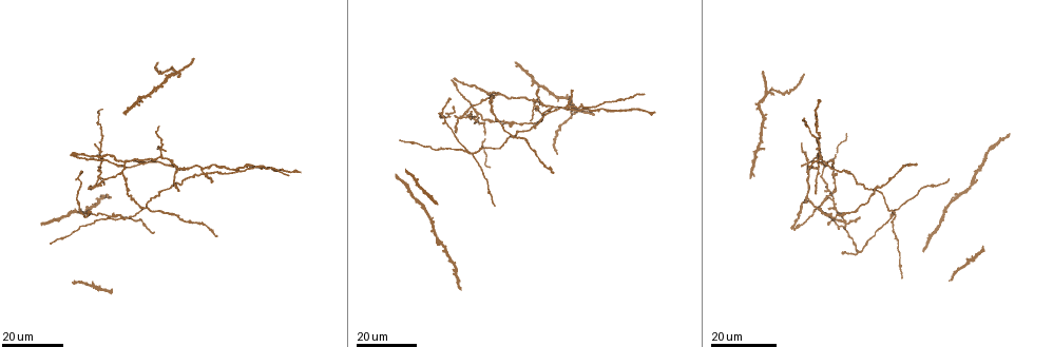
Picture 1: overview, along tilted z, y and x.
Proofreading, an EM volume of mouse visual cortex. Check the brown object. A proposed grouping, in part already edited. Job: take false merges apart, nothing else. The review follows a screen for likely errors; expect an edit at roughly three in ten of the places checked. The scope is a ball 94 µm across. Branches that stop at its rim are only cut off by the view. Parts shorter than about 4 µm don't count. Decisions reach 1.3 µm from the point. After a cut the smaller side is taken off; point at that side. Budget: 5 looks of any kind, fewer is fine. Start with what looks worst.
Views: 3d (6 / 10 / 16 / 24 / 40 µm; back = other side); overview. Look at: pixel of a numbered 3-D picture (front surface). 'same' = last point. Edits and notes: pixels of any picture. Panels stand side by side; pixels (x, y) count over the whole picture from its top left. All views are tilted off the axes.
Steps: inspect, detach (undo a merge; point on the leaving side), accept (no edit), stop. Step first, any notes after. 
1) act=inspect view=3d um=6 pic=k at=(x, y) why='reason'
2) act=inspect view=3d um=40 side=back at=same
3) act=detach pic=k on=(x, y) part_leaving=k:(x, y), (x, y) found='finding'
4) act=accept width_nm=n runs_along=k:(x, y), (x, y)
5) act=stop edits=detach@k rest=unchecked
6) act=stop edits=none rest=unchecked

act=inspect view=3d um=16 pic=1 at=(508, 121) why='looks like a crossing'

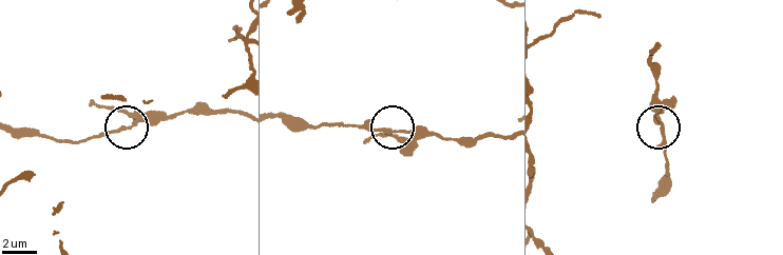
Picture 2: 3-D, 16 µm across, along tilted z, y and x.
act=inspect view=3d um=10 pic=2 at=(404, 133)

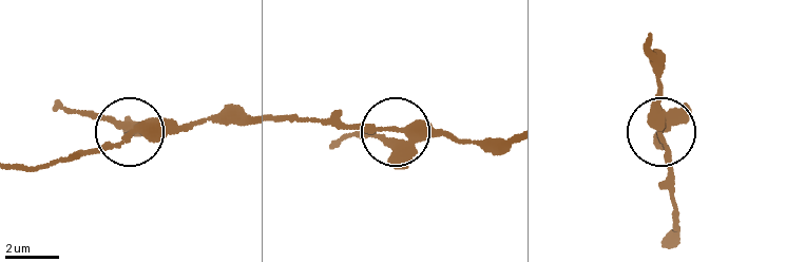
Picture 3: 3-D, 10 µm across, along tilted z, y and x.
act=inspect view=3d um=10 side=back pic=3 at=(660, 135)

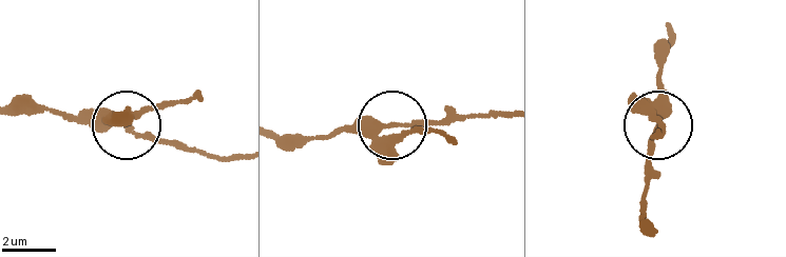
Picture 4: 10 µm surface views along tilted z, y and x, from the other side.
act=detach pic=4 on=(129, 114) arms=4 part_leaving=4:(361, 130), (384, 142), (416, 134), (446, 136), (456, 143) found='two neurons meet here'

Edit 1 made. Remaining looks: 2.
act=inspect view=3d um=24 pic=1 at=(809, 161) why='a fork'

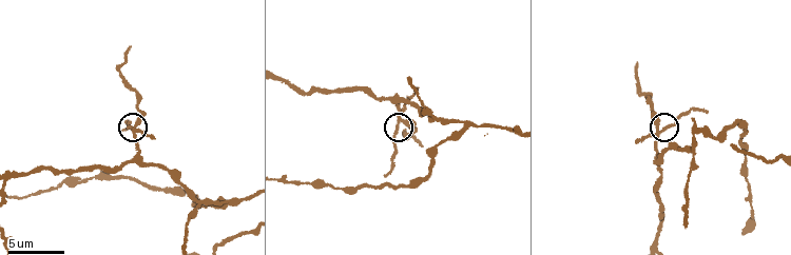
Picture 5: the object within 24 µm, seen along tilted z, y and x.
act=inspect view=3d um=6 pic=5 at=(133, 127) why='zoom in'

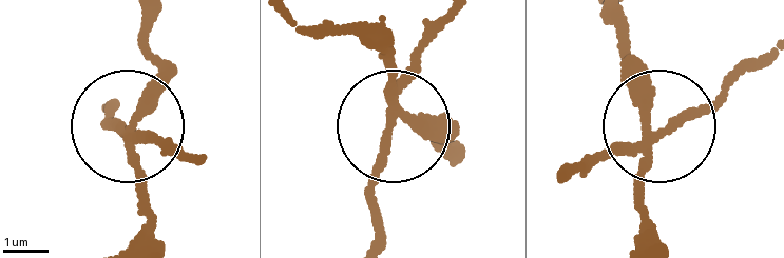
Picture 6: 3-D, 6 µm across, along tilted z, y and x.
act=detach pic=6 on=(115, 121) width_nm=230 part_leaving=6:(395, 105), (380, 230) found='a second neuron is stuck on'

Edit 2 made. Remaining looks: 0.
act=stop edits=detach@4,detach@6 rest=unchecked

